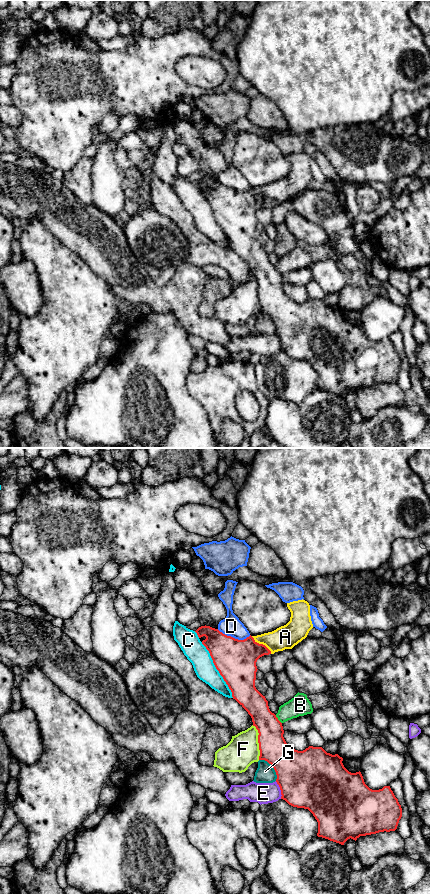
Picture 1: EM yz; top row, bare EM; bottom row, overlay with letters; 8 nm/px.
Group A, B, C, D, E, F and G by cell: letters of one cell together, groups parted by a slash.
A / B / C / D / E / F / G

